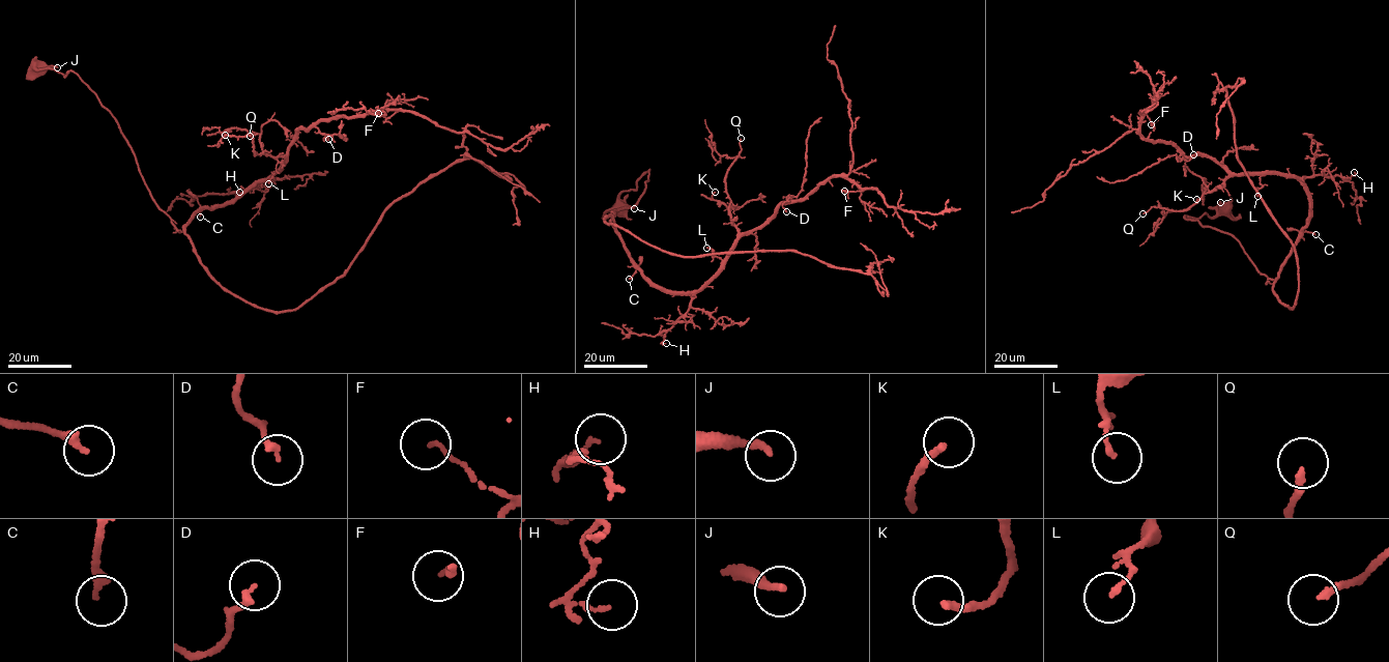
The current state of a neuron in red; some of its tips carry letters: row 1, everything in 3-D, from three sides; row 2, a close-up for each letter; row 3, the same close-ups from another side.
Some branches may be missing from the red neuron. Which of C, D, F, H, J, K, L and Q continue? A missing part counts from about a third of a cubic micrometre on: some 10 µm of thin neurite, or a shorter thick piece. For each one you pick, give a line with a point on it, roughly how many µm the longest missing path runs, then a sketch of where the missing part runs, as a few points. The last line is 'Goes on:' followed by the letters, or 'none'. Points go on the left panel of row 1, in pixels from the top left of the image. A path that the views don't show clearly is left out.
Goes on: none

